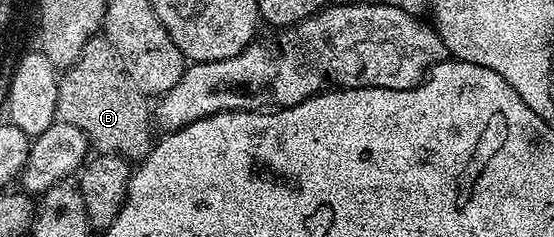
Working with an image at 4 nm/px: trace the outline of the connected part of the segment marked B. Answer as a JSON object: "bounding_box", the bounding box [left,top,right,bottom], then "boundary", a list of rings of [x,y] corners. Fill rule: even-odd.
{"bounding_box":[56,35,154,163],"boundary":[[[97,35],[88,40],[86,47],[82,47],[76,62],[63,70],[59,82],[58,103],[56,104],[56,116],[59,120],[70,123],[70,127],[78,127],[87,135],[91,146],[97,152],[119,152],[132,163],[139,163],[148,157],[154,144],[154,136],[152,137],[150,131],[152,125],[150,105],[148,109],[149,98],[136,90],[129,70],[122,64],[114,47],[103,35]]]}

